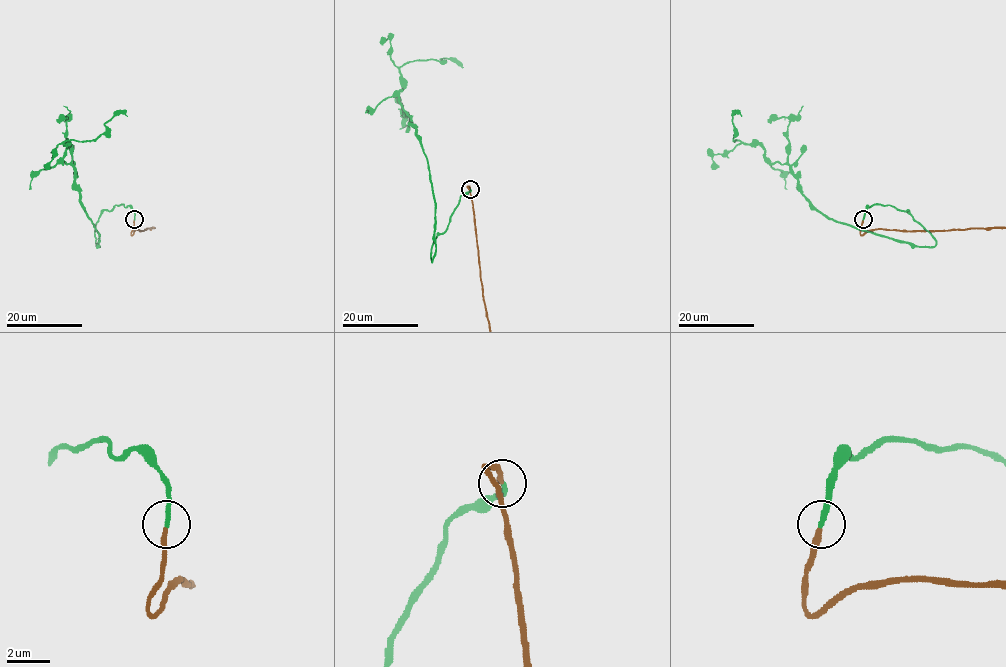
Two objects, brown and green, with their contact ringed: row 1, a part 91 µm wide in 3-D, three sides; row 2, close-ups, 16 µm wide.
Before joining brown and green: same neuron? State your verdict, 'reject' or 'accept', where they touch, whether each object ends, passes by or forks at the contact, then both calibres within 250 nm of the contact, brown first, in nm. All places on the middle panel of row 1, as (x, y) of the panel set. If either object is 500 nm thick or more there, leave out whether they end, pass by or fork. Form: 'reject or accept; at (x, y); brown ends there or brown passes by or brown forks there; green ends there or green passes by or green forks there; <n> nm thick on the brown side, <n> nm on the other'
accept; at (470, 189); brown ends there; green ends there; 240 nm thick on the brown side, 240 nm on the other

